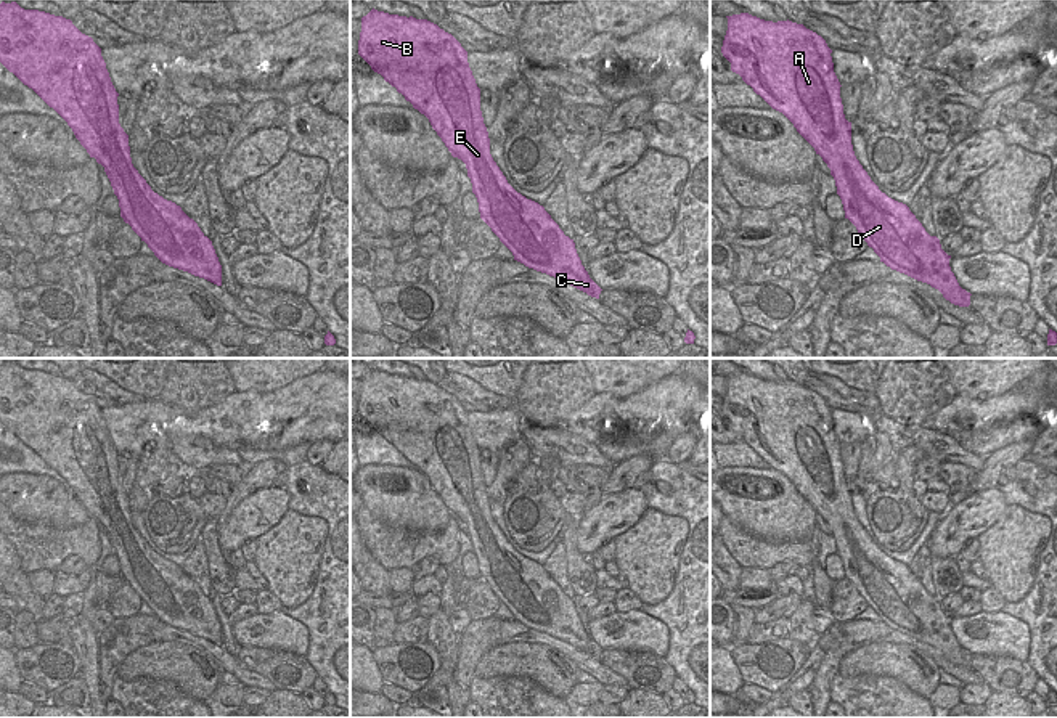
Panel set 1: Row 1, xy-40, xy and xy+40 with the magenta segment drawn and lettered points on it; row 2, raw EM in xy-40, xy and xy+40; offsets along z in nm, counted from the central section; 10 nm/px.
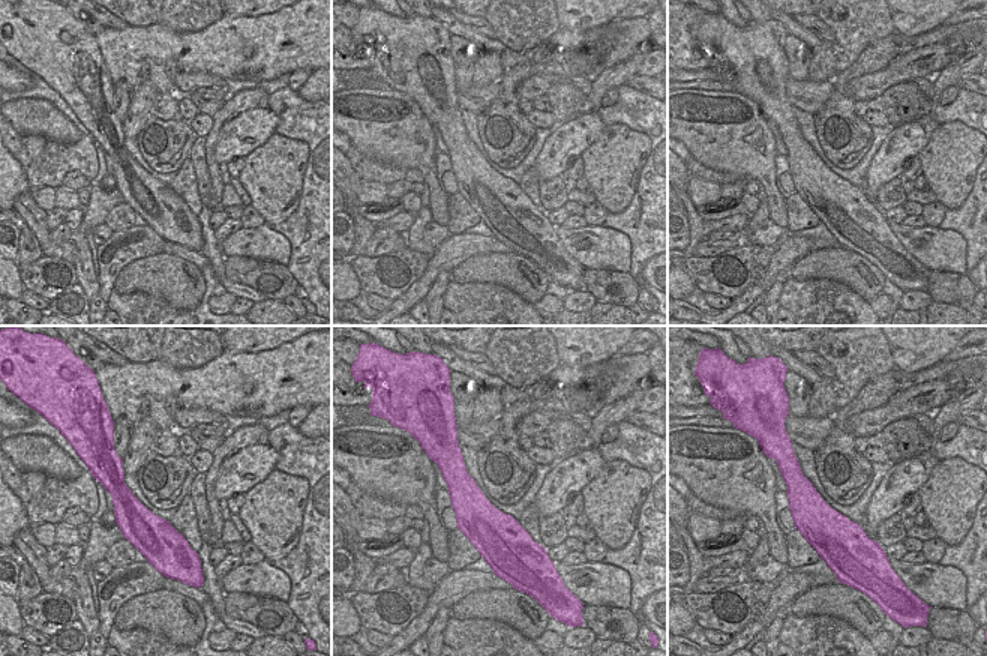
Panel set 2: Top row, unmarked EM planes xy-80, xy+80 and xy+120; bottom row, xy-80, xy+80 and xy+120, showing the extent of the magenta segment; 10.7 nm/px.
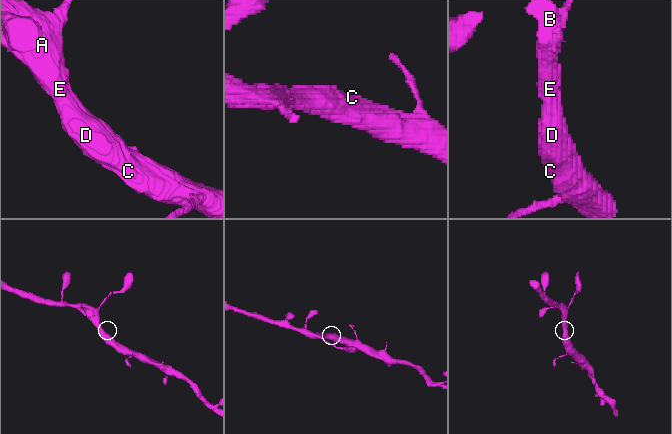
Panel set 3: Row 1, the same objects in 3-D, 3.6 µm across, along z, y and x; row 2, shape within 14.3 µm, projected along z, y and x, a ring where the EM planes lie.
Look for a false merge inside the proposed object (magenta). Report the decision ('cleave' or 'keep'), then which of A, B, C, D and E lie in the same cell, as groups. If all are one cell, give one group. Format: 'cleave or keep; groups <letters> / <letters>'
keep; groups A B C D E

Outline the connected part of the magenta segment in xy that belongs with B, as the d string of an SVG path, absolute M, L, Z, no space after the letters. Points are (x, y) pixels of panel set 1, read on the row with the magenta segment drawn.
M373 8L361 18L358 55L429 119L451 156L466 164L480 218L512 252L514 260L599 299L602 289L582 265L573 239L564 235L543 206L517 193L493 161L480 111L480 88L461 43L427 19L389 14Z

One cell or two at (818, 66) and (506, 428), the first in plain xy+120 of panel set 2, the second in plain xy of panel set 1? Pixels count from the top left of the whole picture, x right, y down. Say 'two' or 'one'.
two

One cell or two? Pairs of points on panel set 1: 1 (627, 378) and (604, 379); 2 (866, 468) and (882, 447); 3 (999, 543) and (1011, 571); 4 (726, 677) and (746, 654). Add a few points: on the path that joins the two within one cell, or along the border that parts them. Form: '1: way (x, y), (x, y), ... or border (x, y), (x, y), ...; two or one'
1: way (622, 378), (609, 378); one
2: way (869, 463), (877, 452); one
3: way (1006, 550), (1011, 554), (1011, 564); one
4: border (728, 648), (744, 681); two

